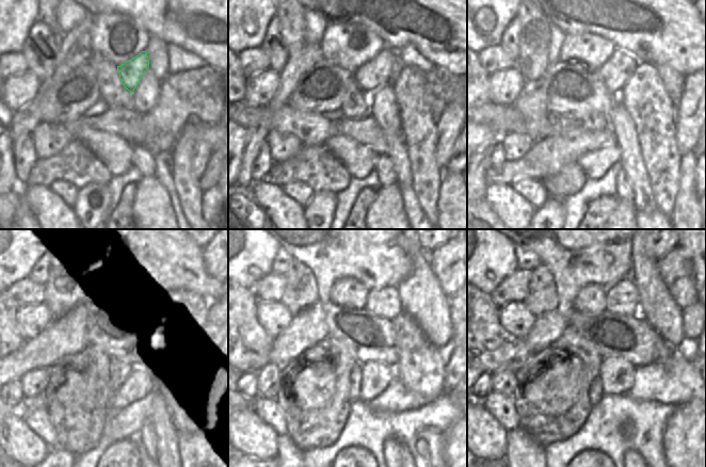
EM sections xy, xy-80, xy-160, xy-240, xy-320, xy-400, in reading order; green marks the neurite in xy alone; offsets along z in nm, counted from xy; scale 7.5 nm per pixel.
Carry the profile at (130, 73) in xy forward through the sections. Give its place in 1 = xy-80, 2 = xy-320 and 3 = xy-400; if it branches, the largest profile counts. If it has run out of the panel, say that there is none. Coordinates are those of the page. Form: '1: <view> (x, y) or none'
1: xy-80 (374, 74)
2: xy-320 (385, 302)
3: xy-400 (622, 299)

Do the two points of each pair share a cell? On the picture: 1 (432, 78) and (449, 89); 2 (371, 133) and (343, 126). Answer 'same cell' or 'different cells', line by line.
1: same cell
2: same cell

